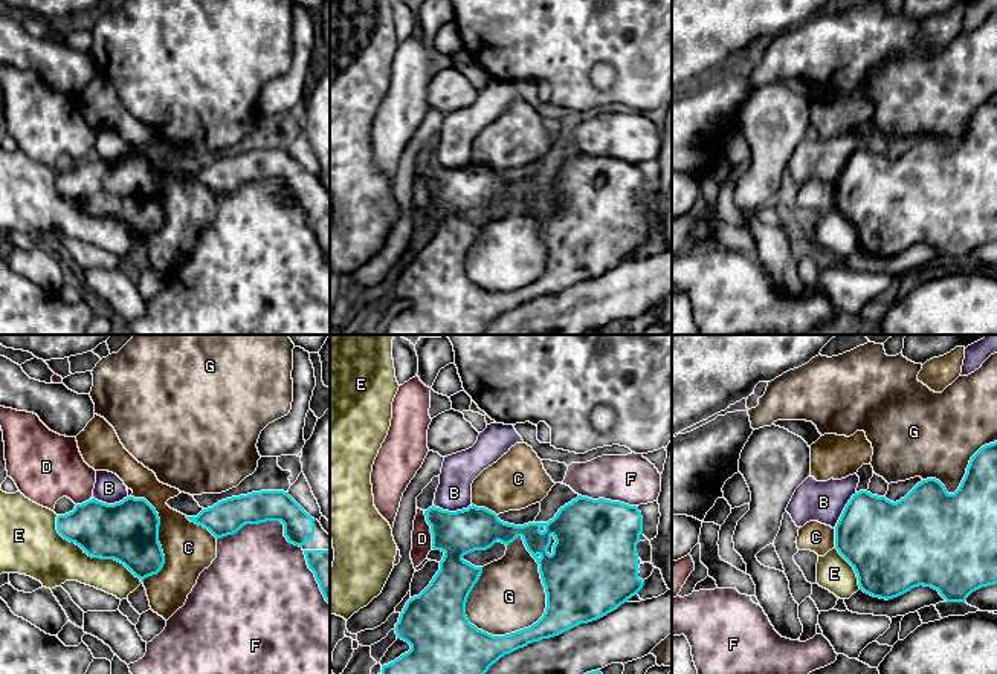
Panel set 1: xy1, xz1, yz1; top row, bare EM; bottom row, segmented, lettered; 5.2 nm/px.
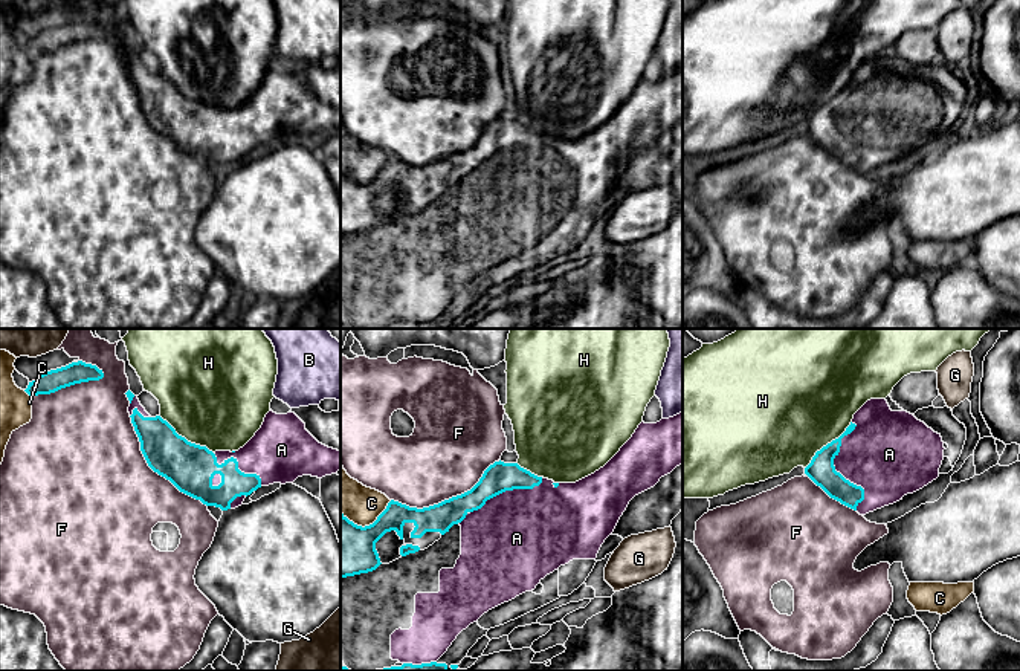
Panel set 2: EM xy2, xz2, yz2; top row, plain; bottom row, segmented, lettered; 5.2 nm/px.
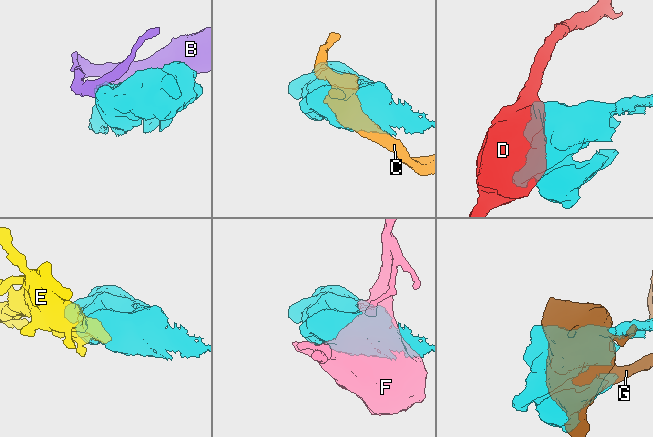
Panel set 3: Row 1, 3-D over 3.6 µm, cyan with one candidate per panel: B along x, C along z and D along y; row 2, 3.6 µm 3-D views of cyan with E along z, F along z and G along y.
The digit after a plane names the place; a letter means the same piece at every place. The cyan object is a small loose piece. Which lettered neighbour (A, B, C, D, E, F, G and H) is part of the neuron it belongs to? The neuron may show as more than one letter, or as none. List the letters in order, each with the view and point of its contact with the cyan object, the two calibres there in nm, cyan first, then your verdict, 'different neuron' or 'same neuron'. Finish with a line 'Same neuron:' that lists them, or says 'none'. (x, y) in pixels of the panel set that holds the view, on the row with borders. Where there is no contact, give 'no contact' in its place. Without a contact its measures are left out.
A: yz2 (834, 468) | 140/380 nm | same neuron
B: xz1 (452, 512) | 240/190 nm | different neuron
C: xy1 (158, 538) | 320/260 nm | different neuron
D: xz1 (431, 529) | 240/110 nm | different neuron
E: xy1 (93, 557) | 320/260 nm | different neuron
F: xz2 (446, 500) | 150/420 nm | different neuron
G: xz1 (547, 601) | 440/360 nm | different neuron
H: xy2 (185, 439) | 260/500 nm | different neuron
Same neuron: A

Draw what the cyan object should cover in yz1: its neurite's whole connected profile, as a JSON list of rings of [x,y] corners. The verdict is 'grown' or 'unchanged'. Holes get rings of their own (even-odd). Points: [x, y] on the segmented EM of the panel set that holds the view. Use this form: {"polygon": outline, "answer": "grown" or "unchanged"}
{"polygon": [[[997,442],[971,457],[954,494],[936,478],[922,480],[896,503],[867,491],[857,492],[835,526],[835,549],[853,567],[860,590],[886,601],[924,585],[937,590],[947,602],[965,602],[973,591],[997,584]]], "answer": "unchanged"}

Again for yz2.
{"polygon": [[[886,399],[867,400],[846,431],[815,452],[805,474],[831,498],[866,515],[902,500],[939,477],[944,442],[907,411],[892,411]]], "answer": "grown"}

